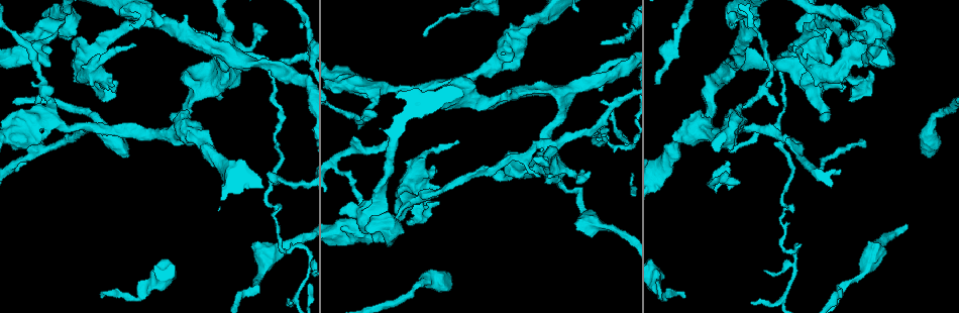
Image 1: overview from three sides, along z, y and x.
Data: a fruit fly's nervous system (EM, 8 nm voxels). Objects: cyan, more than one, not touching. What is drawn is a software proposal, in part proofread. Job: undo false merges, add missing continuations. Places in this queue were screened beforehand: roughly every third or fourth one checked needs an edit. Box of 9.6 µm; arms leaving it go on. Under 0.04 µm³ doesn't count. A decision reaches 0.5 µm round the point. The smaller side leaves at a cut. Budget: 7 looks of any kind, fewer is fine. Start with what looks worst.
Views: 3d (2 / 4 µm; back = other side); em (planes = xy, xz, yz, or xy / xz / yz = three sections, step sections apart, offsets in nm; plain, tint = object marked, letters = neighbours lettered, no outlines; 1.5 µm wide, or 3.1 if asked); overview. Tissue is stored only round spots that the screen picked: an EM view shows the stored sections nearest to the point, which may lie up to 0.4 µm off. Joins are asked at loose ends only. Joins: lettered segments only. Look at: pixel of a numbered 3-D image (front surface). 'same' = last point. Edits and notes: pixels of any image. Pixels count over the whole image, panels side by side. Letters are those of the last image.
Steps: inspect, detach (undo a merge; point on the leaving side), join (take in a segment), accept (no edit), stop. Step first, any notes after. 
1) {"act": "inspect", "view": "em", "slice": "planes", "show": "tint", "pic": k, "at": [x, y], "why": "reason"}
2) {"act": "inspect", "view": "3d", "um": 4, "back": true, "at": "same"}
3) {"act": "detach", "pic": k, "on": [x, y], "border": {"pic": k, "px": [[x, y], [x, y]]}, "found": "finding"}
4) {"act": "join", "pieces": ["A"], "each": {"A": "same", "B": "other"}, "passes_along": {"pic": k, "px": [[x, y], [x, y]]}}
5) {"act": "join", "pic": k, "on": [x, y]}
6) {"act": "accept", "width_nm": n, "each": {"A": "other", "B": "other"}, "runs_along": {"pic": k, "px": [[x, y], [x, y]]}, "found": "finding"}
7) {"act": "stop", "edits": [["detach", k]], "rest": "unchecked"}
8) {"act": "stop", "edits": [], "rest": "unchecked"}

{"act": "inspect", "view": "3d", "um": 2, "pic": 1, "at": [843, 69], "why": "sharp bend"}

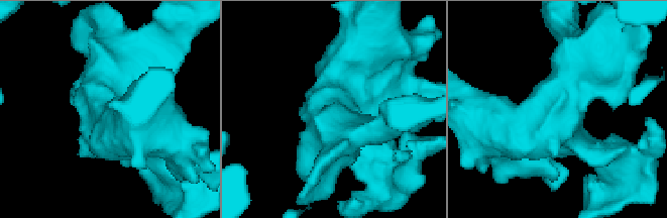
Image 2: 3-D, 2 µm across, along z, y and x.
{"act": "inspect", "view": "em", "slice": "planes", "show": "letters", "pic": 2, "at": [333, 108], "arms": 4}

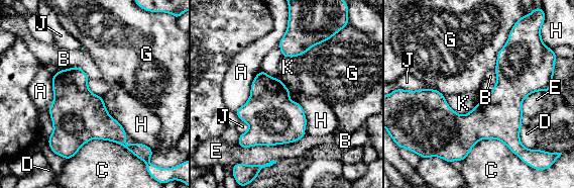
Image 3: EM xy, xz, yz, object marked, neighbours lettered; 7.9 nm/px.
{"act": "accept", "width_nm": 40, "each": {"A": "other", "B": "other", "C": "other", "D": "other", "E": "other", "G": "other", "H": "other", "J": "other", "K": "other"}, "border": {"pic": 3, "px": [[61, 69], [79, 67], [89, 77]]}, "found": "one neuron here"}

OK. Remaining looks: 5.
{"act": "inspect", "view": "3d", "um": 2, "pic": 1, "at": [592, 132], "why": "three arms meet"}

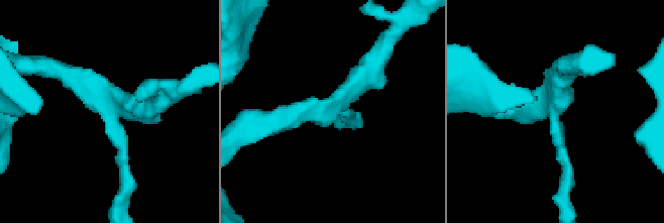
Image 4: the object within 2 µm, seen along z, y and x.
{"act": "inspect", "view": "em", "slice": "planes", "show": "letters", "pic": 4, "at": [106, 110], "why": "shape alone is not enough"}

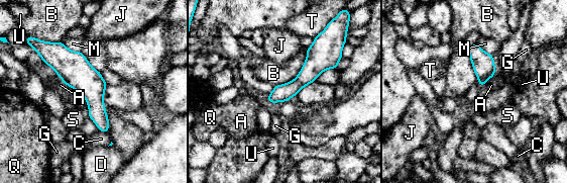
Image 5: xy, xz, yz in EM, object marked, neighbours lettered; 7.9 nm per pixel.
{"act": "accept", "width_nm": 140, "each": {"A": "other", "B": "other", "C": "other", "D": "other", "G": "other", "J": "other", "M": "other", "Q": "other", "S": "other", "T": "other", "U": "other"}, "found": "one neuron here"}

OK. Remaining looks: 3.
{"act": "inspect", "view": "em", "slice": "planes", "show": "letters", "pic": 1, "at": [776, 104], "why": "tapers out"}

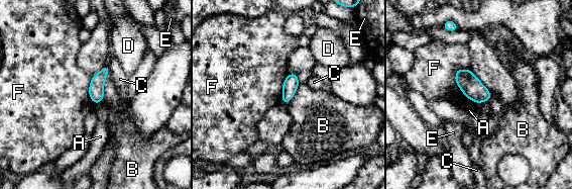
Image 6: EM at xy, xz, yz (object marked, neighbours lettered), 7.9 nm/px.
{"act": "accept", "width_nm": 120, "each": {"A": "other", "B": "other", "C": "other", "D": "other", "E": "other", "F": "other"}, "border": {"pic": 6, "px": [[109, 69], [104, 97], [95, 104]]}, "found": "no lettered segment goes on from it"}

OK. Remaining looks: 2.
{"act": "stop", "edits": [], "rest": "unchecked"}

